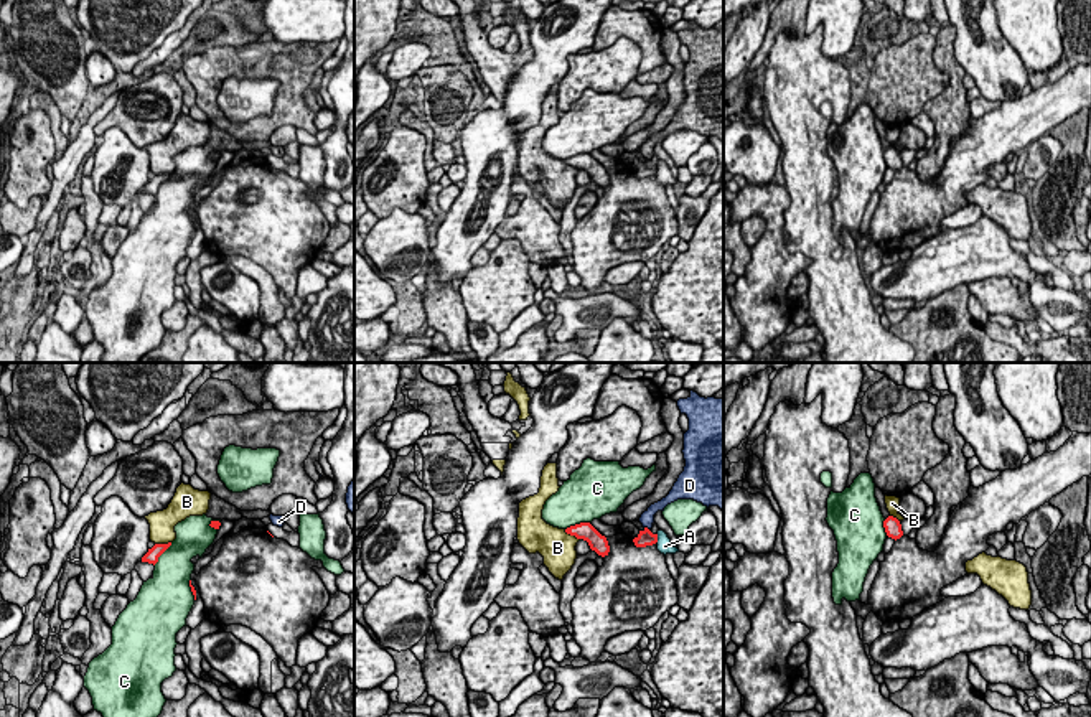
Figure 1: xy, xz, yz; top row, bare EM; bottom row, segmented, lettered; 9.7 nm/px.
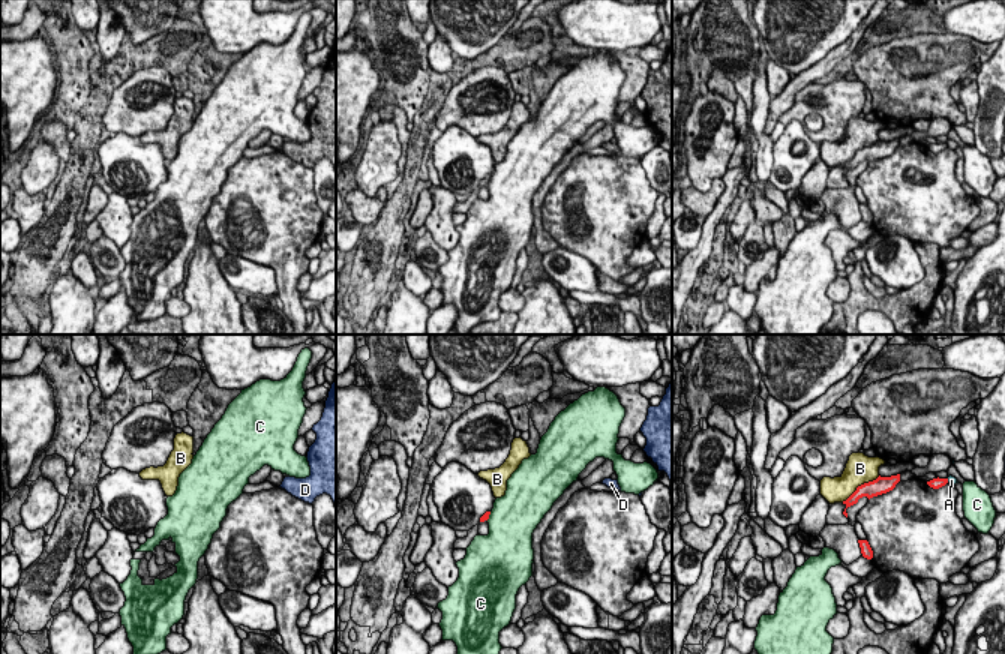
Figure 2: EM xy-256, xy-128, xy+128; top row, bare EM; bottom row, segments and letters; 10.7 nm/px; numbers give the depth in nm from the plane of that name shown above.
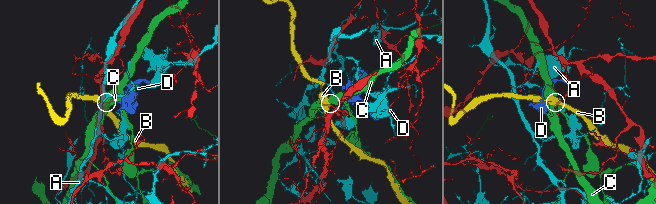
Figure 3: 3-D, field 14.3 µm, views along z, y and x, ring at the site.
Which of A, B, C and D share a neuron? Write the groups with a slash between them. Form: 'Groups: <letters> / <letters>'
Groups: A / B / C / D

